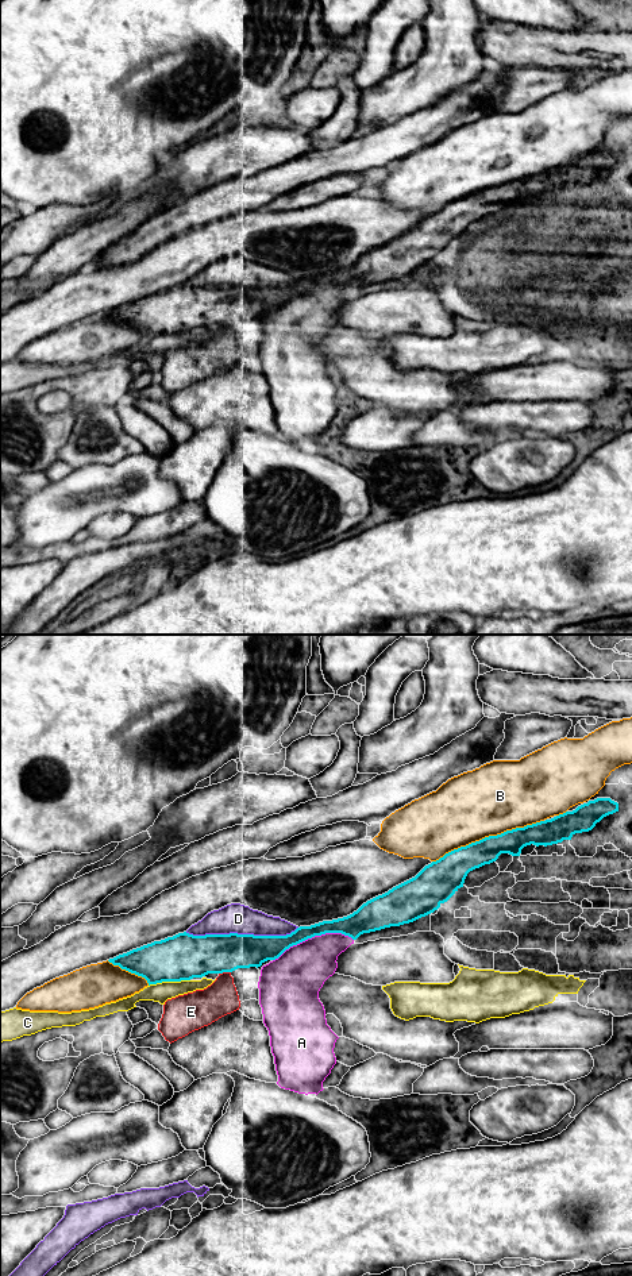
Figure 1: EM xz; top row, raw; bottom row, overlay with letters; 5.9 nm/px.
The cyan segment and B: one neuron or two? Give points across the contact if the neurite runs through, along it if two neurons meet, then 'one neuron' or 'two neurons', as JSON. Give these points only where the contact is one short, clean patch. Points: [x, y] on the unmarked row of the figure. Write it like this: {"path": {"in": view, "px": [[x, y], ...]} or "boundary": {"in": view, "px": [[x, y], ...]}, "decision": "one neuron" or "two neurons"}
{"decision": "two neurons"}

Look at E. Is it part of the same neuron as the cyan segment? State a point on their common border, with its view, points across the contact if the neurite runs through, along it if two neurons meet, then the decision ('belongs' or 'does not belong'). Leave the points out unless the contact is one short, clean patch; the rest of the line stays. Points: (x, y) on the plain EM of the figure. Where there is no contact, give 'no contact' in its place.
contact xz (224, 323); border xz (230, 323), (219, 326); does not belong

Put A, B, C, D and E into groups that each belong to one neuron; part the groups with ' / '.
A / B / C / D / E

